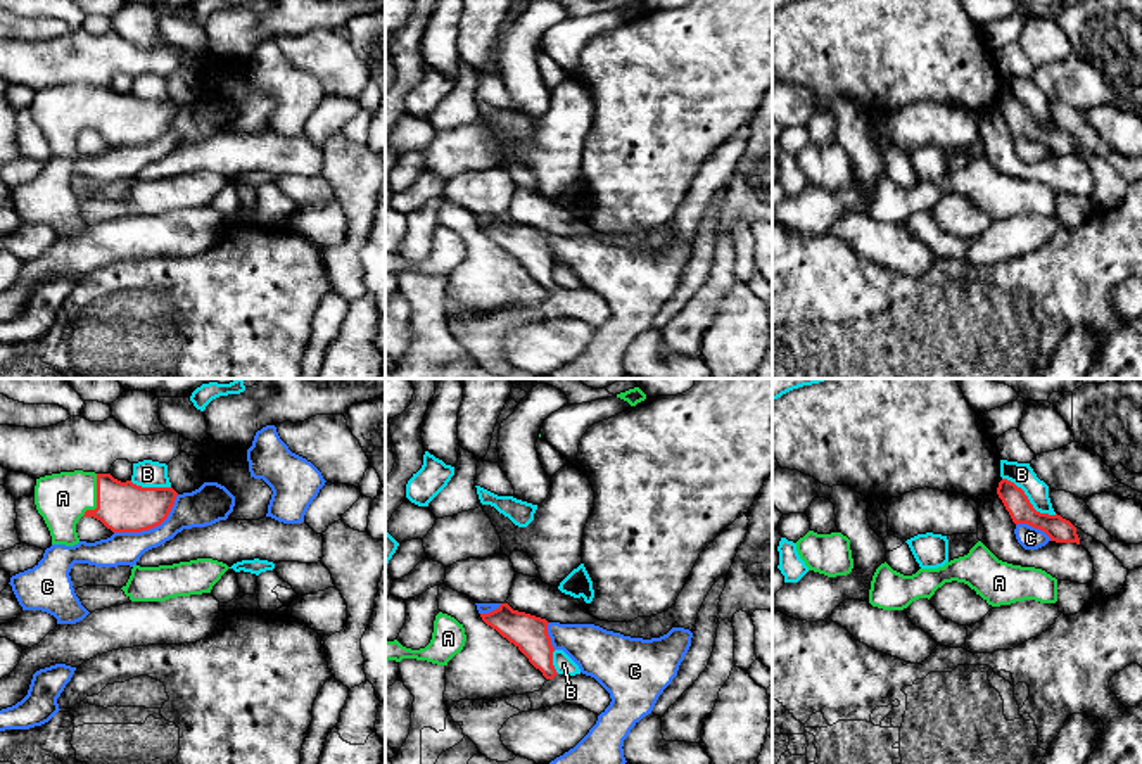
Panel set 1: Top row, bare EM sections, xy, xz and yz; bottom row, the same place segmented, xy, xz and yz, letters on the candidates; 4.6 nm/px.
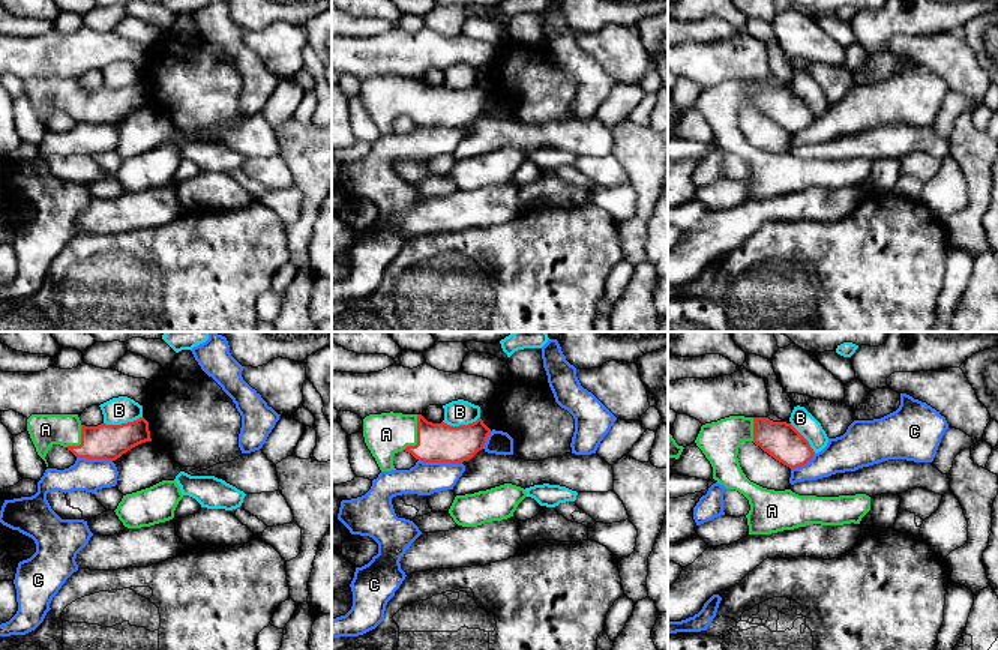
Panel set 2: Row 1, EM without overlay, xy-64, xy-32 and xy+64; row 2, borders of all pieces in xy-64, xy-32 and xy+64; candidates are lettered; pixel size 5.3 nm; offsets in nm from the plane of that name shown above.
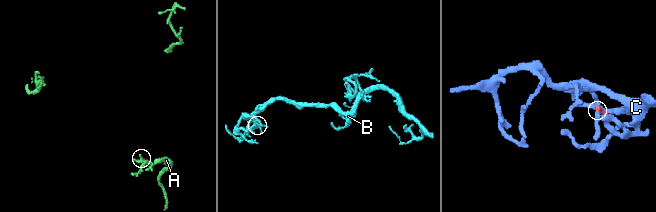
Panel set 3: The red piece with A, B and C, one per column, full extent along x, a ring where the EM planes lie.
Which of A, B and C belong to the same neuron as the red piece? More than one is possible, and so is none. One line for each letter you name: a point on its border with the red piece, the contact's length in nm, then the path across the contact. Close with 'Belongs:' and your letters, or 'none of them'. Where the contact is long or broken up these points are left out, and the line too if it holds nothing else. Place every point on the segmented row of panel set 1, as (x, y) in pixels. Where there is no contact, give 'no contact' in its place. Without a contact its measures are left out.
A: meets red in xy at (97, 498); contact 220 nm long; runs through xy (123, 507), (106, 498), (97, 498), (63, 498)
Belongs: A

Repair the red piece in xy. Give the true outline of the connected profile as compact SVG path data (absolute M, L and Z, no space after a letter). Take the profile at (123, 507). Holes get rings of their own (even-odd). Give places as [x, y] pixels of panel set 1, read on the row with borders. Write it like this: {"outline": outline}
{"outline": "M60 472L36 479L35 505L43 517L52 544L74 546L79 543L76 524L81 517L100 520L112 532L142 532L161 525L176 500L173 487L142 487L131 481L121 482L111 474Z"}

